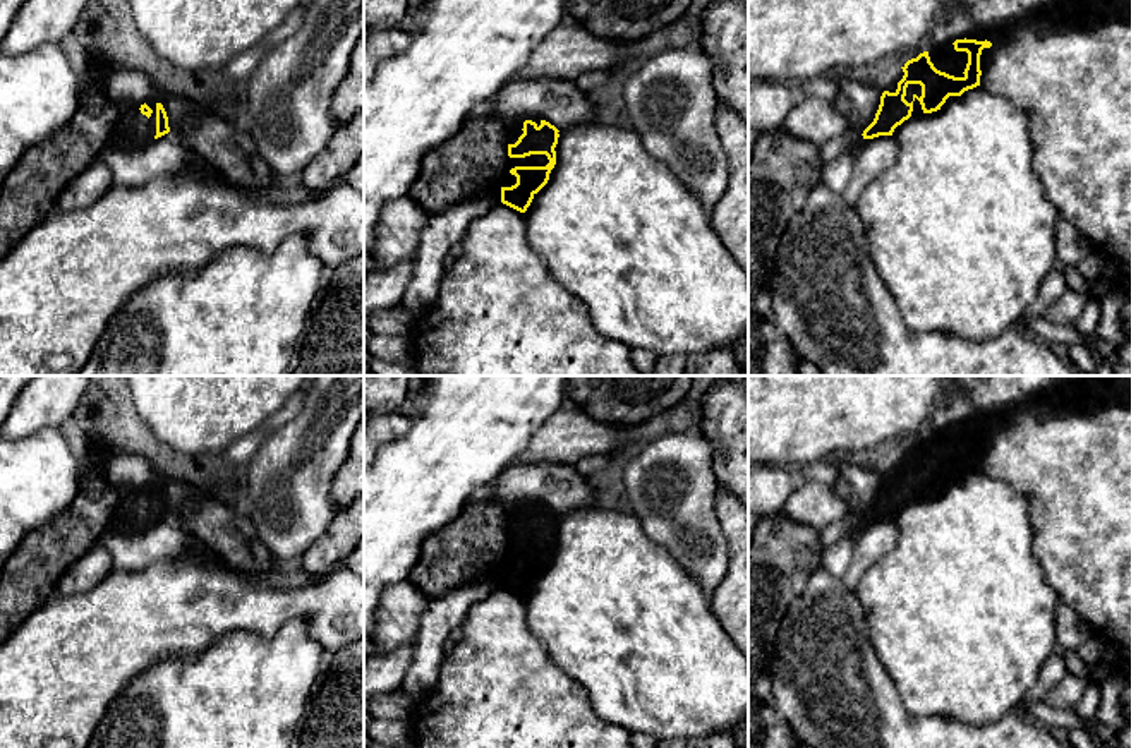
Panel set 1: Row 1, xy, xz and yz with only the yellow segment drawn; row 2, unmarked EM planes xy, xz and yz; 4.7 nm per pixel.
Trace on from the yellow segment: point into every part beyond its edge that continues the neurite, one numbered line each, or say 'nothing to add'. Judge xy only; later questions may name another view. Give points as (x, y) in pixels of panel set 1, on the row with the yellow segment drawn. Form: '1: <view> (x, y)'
1: xy (134, 131)

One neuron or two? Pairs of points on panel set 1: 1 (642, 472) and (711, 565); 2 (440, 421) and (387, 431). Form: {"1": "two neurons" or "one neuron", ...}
{"1": "one neuron", "2": "two neurons"}

